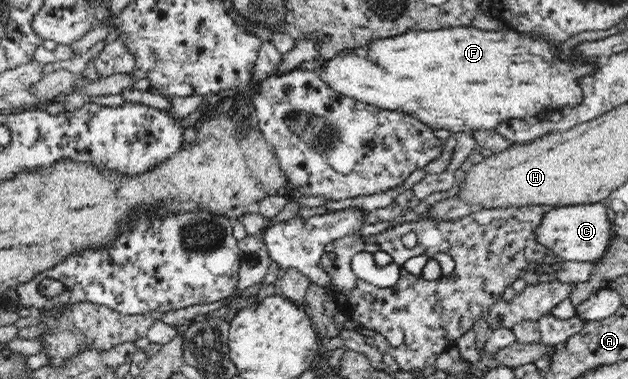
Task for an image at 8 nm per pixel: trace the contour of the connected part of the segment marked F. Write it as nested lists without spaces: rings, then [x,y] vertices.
[[[447,27],[439,30],[414,30],[391,38],[375,39],[368,47],[341,51],[328,59],[320,70],[323,82],[333,90],[365,104],[373,104],[383,110],[397,110],[413,115],[431,129],[443,129],[455,133],[475,130],[493,130],[510,119],[540,120],[545,114],[568,111],[584,101],[579,81],[600,69],[604,58],[597,62],[583,58],[574,52],[559,58],[559,44],[530,32],[482,30],[476,27]]]

